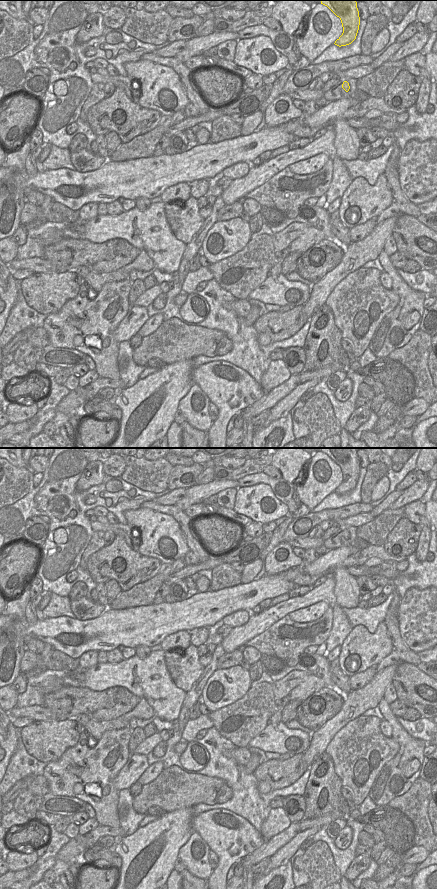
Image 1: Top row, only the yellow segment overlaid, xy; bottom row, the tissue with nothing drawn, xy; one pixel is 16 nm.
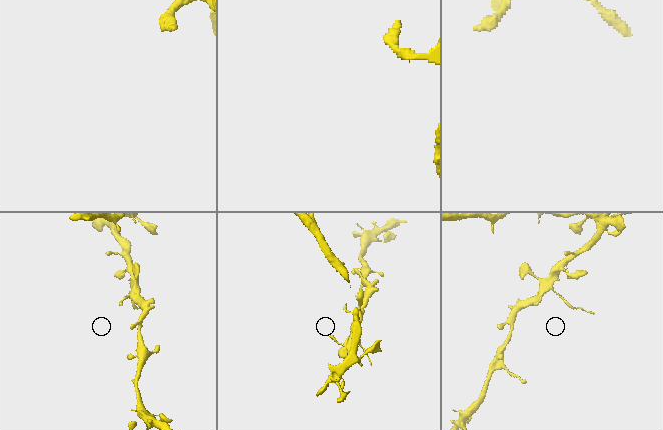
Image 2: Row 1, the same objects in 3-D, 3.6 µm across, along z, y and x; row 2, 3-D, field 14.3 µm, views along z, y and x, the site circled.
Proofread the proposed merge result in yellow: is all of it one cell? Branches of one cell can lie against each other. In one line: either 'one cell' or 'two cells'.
two cells

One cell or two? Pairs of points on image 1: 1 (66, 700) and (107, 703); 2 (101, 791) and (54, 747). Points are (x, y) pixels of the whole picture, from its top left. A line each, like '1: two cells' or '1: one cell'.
1: one cell
2: two cells

